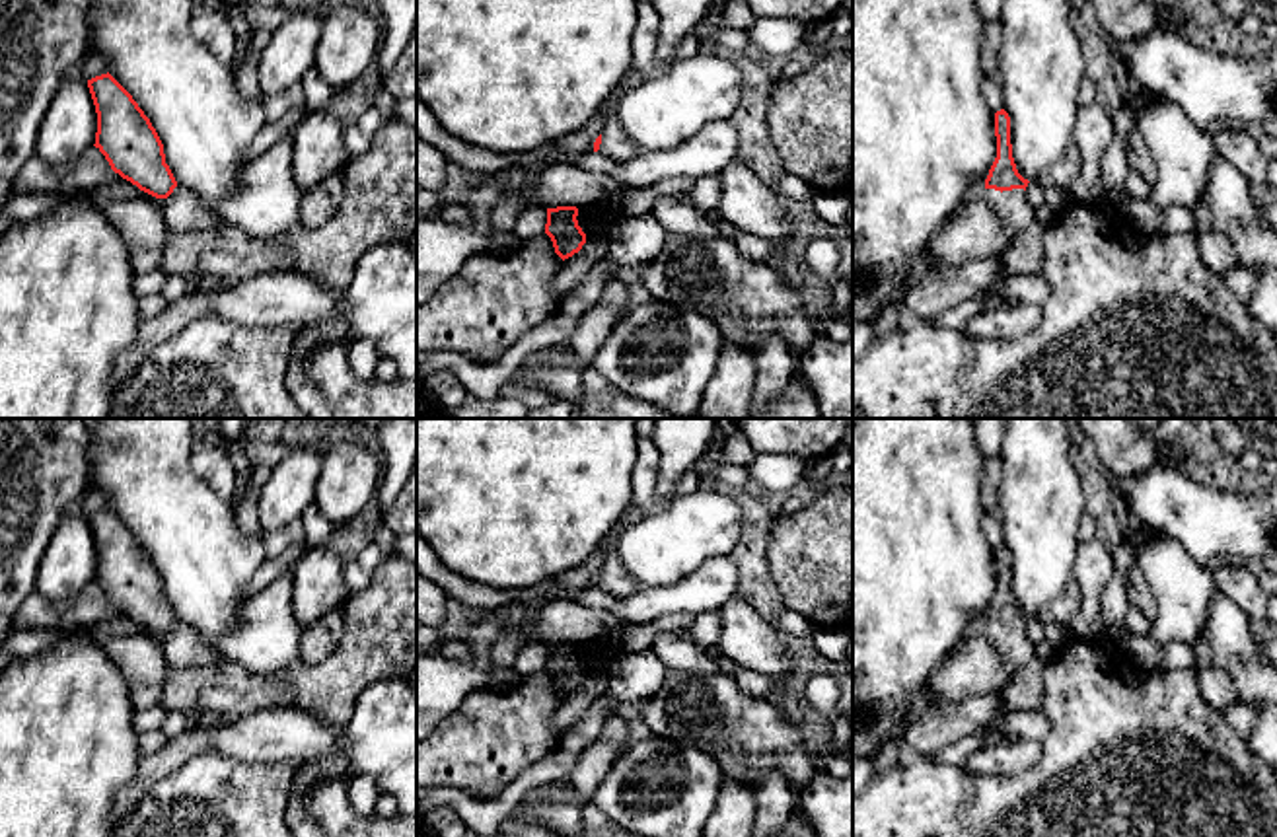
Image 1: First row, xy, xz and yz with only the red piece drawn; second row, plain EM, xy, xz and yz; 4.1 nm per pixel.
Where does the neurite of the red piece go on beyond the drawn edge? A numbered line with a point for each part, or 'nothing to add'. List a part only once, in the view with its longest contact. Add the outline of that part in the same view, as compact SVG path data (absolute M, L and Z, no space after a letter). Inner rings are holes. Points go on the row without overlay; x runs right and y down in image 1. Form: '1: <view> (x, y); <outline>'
1: yz (1013, 645); M985 625L981 633L991 640L1001 658L1016 672L1034 658L1034 644L1024 625L995 627Z

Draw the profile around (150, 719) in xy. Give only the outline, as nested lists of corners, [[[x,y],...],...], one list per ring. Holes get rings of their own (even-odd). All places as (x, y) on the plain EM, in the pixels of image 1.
[[[154,705],[146,710],[136,710],[132,716],[132,726],[138,734],[160,730],[165,716],[167,716],[167,710],[162,705]]]

